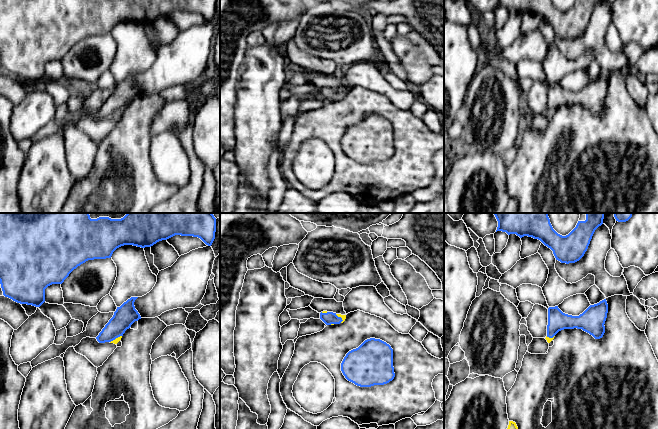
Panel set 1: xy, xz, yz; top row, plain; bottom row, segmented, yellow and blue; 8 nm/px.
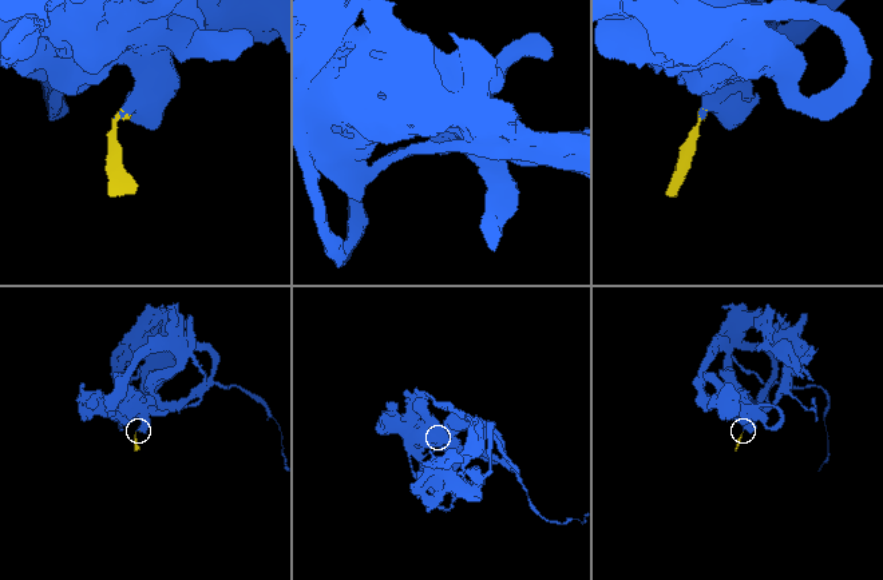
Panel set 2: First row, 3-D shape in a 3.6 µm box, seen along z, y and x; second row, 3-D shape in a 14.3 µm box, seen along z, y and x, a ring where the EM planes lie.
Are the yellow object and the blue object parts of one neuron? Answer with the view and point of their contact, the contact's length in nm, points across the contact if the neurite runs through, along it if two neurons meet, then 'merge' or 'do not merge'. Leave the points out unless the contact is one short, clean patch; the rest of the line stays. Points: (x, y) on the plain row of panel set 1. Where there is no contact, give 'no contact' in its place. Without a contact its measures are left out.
xy (116, 114) | 110 nm | across xy (118, 115), (116, 114), (116, 102), (125, 91) | merge

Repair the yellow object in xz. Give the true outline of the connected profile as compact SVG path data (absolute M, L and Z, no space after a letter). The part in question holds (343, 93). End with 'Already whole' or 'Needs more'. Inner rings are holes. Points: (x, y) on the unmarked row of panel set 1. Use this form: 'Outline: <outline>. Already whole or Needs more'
Outline: M323 87L320 89L320 95L326 101L334 101L343 99L346 95L346 91L336 90L333 88Z. Needs more

